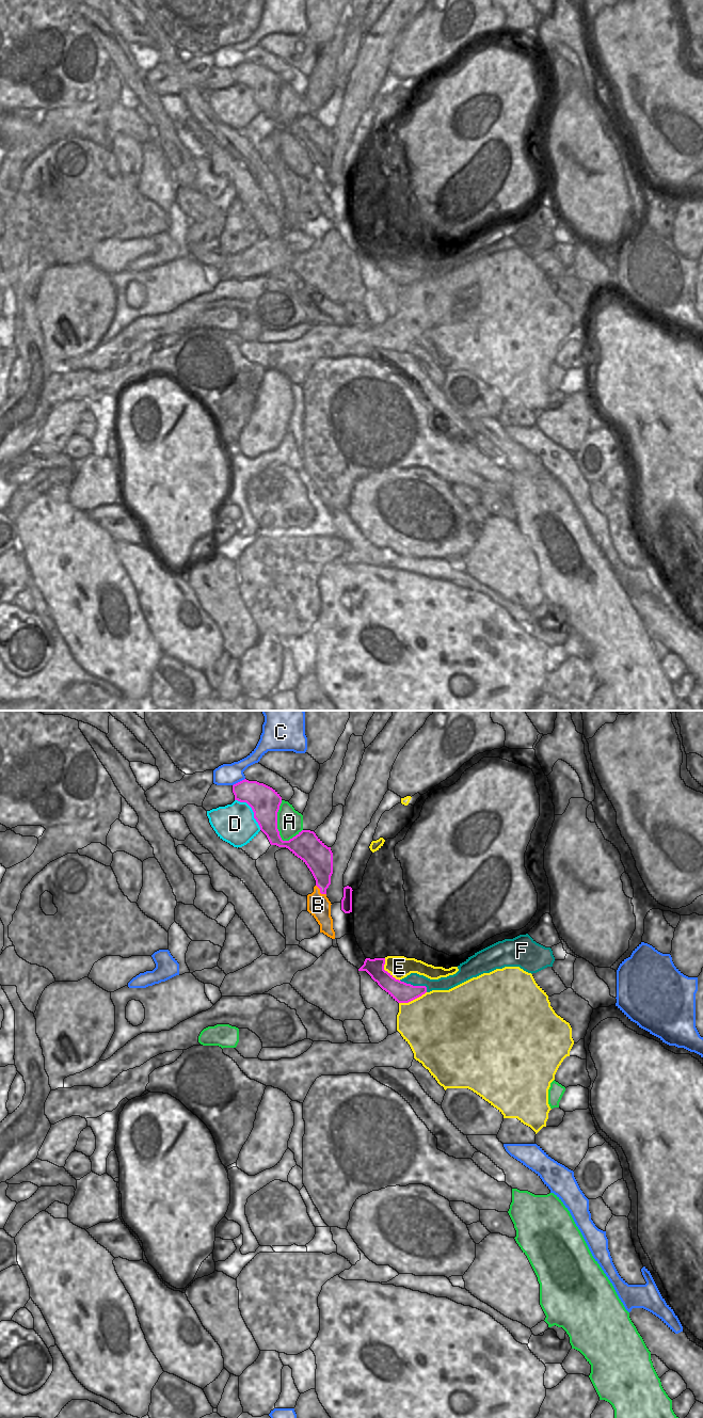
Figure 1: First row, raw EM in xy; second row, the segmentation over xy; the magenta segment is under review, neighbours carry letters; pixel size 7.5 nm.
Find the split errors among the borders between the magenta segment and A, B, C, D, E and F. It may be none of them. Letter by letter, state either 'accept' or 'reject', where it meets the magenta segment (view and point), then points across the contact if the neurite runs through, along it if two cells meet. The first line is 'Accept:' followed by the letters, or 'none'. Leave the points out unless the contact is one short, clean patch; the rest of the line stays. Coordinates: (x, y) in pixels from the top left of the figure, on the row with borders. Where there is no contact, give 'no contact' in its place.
Accept: F
A: reject; meets magenta in xy at (276, 823); border along xy (281, 800), (277, 812), (277, 830), (280, 837), (288, 841)
B: reject; meets magenta in xy at (320, 891)
C: reject; meets magenta in xy at (238, 782)
D: reject; meets magenta in xy at (253, 811)
E: reject; meets magenta in xy at (386, 971)
F: accept; meets magenta in xy at (415, 986)

